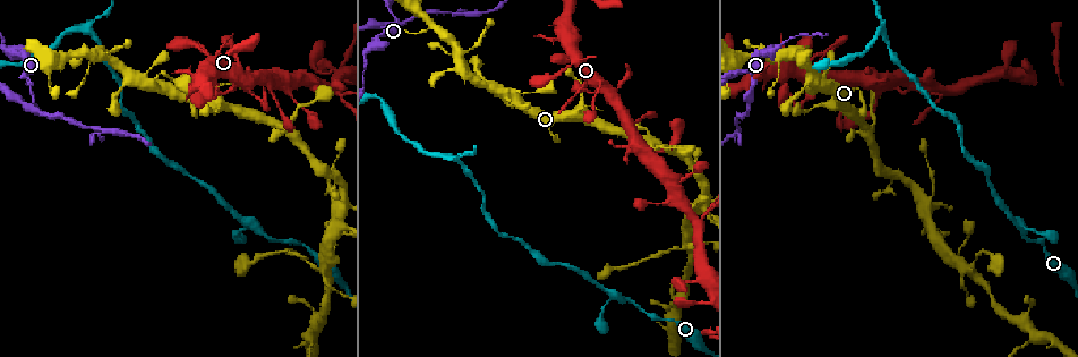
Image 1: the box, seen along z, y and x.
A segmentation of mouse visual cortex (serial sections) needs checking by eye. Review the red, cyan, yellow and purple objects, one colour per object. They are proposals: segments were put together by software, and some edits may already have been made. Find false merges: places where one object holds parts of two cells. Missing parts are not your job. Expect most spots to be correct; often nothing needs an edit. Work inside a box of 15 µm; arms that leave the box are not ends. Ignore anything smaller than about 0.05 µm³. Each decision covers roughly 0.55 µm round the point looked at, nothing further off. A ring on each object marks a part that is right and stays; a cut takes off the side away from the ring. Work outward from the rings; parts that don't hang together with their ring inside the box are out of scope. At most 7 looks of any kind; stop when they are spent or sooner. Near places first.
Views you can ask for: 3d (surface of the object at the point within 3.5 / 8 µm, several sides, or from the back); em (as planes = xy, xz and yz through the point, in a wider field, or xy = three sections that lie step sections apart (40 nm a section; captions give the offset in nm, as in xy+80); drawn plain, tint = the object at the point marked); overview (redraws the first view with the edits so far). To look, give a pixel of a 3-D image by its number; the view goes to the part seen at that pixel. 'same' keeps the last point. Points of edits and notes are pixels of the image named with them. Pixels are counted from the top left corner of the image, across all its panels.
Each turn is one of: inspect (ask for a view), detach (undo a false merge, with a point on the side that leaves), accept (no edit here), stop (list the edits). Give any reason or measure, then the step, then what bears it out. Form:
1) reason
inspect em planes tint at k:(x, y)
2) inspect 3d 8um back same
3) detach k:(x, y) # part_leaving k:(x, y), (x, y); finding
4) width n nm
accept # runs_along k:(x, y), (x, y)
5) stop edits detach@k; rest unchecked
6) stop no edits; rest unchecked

a fork
inspect 3d 3.5um at 1:(253, 224)

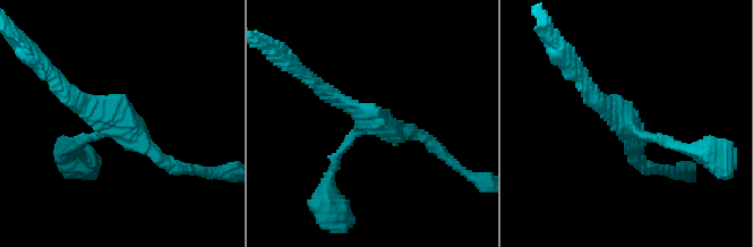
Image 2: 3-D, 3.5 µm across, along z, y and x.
arms 3; arm_widths 150, 200, 200 nm; shape alone is not enough
inspect em planes tint at 2:(624, 123)

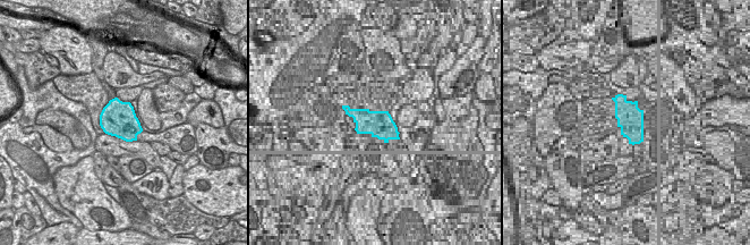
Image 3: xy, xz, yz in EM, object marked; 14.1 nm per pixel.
accept # all the same cell

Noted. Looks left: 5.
a narrow waist
inspect 3d 3.5um at 1:(335, 72)

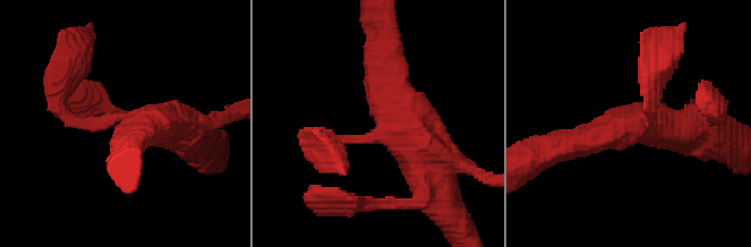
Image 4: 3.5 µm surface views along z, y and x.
need the tissue
inspect em xy step 2 tint at 4:(131, 124)

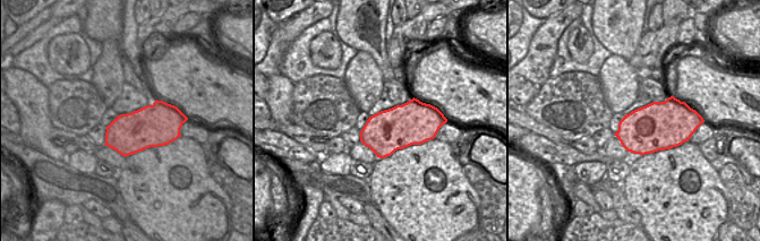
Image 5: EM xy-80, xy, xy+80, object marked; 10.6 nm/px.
arm_widths 150, 400, 500 nm
accept # runs_along 4:(382, 54), (427, 182); continuous, no second cell

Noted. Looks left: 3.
two arms at a narrow angle
inspect 3d 3.5um at 1:(690, 230)

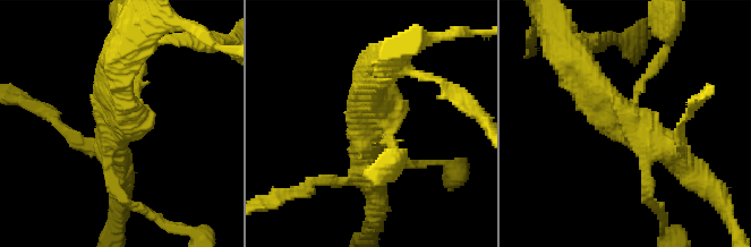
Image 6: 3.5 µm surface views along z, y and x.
arms 4; arm_widths 150, 150, 400, 400 nm
inspect em xy step 3 tint at 6:(620, 120)

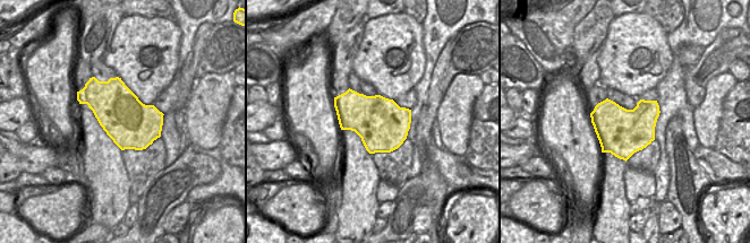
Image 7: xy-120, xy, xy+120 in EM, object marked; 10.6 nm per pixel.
cut it another way
inspect em xy step 1 tint same

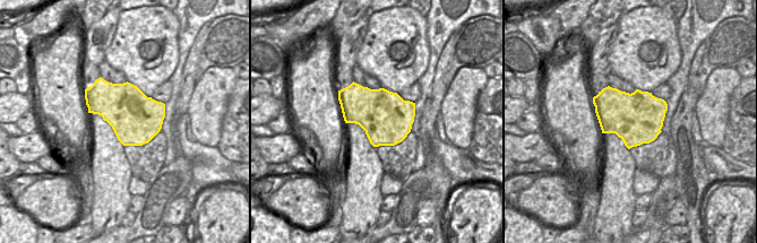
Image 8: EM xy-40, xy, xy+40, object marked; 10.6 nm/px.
accept # runs_along 6:(573, 60), (617, 120), (677, 154); all the same cell

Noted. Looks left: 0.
stop no edits; rest unchecked

